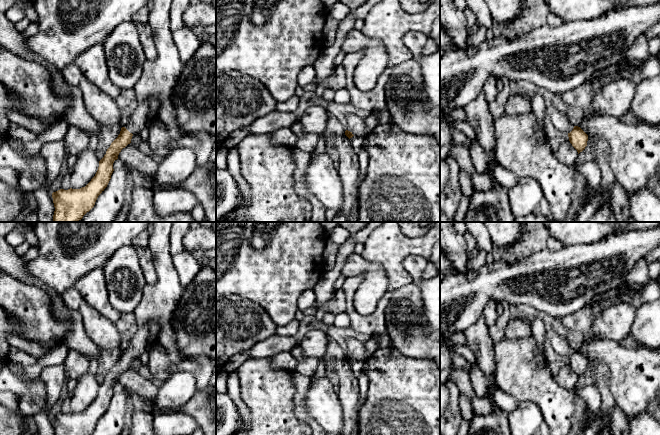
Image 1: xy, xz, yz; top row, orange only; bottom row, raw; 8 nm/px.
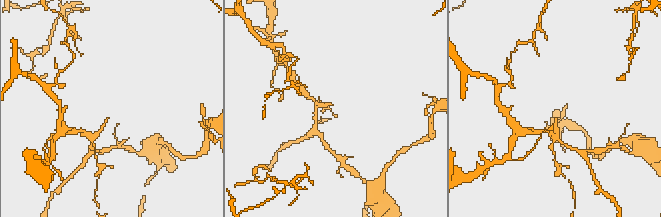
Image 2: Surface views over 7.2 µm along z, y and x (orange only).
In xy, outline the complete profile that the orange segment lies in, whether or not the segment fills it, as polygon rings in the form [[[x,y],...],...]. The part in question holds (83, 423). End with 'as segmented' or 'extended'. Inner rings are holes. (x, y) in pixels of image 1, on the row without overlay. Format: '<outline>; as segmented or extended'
[[[143,324],[133,335],[127,348],[121,352],[118,361],[111,367],[91,405],[80,413],[60,413],[52,417],[55,435],[90,435],[98,420],[107,411],[114,395],[113,387],[123,372],[131,367],[132,360],[146,351],[150,325]]]; extended

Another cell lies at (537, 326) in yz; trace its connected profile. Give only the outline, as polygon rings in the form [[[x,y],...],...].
[[[533,318],[528,320],[532,337],[536,339],[537,348],[535,350],[538,356],[542,356],[545,353],[545,343],[547,339],[545,324],[540,318]]]

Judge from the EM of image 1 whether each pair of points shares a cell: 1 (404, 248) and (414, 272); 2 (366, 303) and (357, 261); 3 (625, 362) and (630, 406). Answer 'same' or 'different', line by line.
1: different
2: same
3: same

